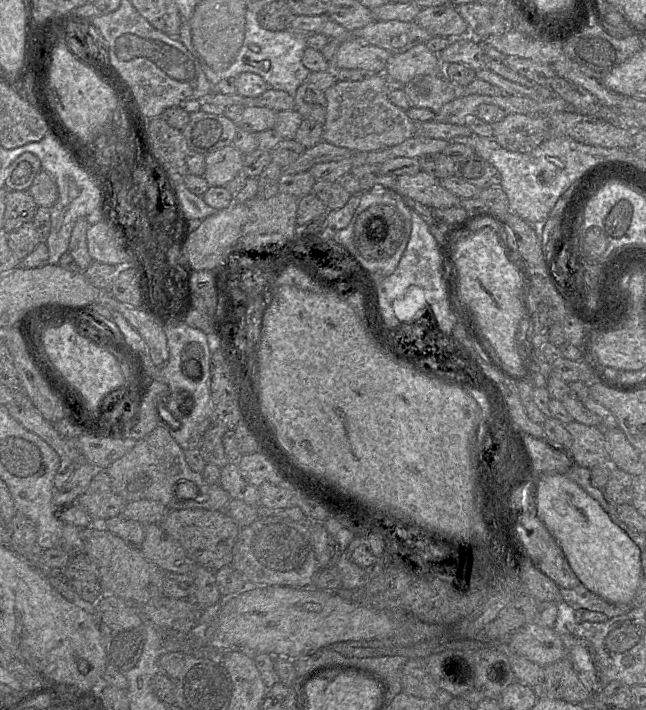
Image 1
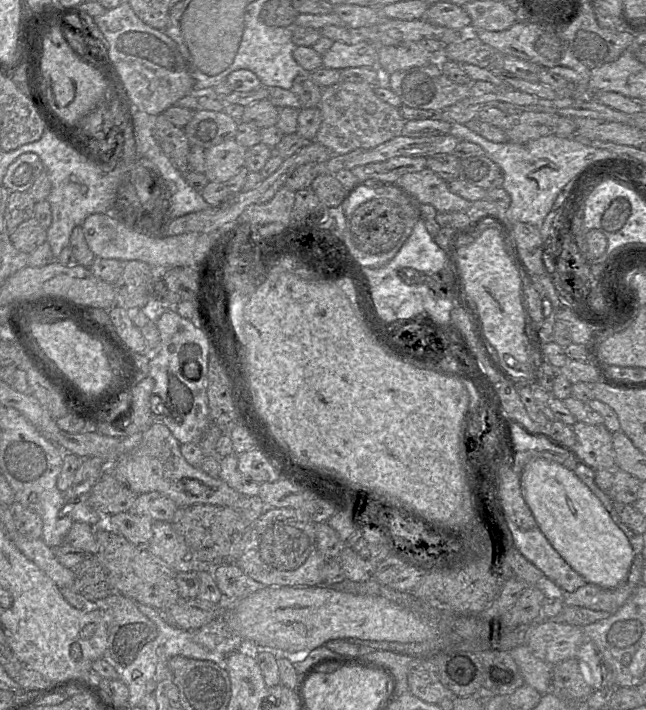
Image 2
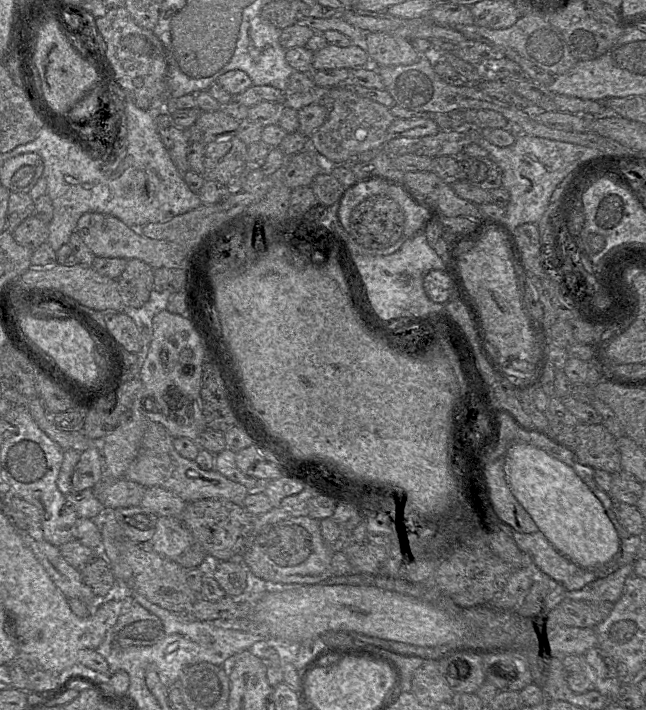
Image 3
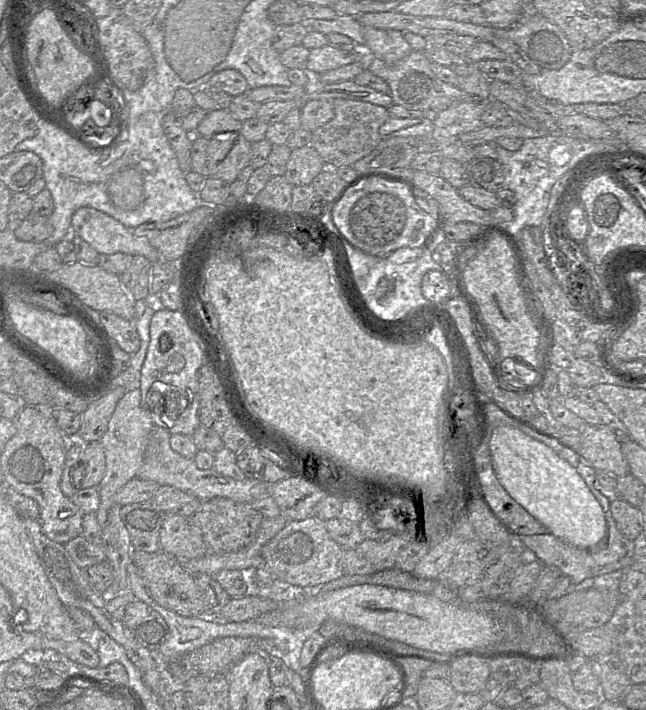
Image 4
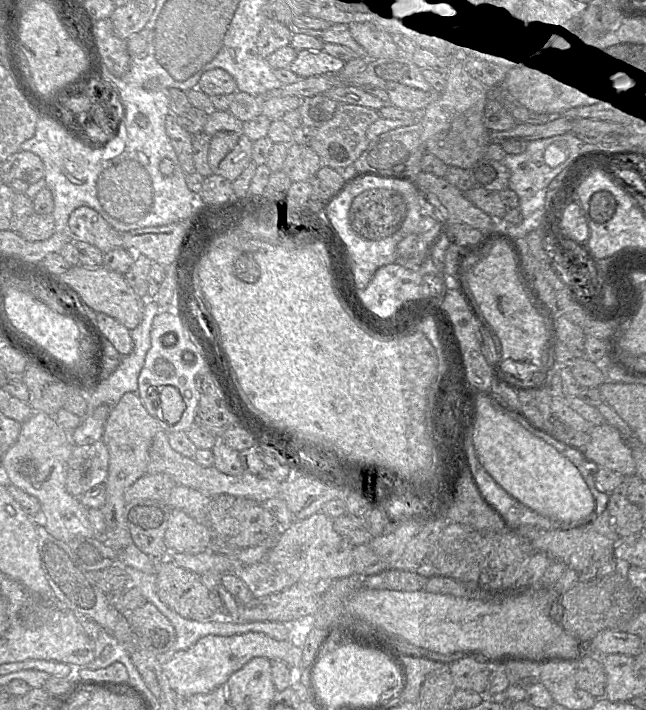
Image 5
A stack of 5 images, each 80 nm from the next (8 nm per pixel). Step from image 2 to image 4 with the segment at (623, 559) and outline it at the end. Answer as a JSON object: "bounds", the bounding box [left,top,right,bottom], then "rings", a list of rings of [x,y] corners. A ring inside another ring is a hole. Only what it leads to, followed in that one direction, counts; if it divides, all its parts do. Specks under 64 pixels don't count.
{"bounds":[489,426,607,549],"rings":[[[498,426],[492,431],[489,451],[501,486],[551,534],[581,549],[595,548],[602,542],[607,530],[603,509],[576,468],[512,426]]]}

